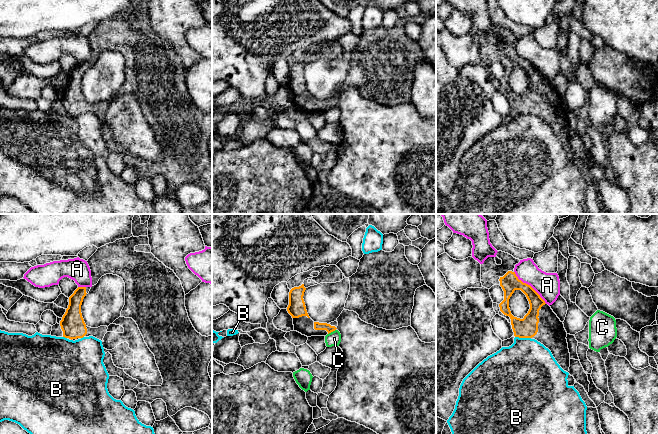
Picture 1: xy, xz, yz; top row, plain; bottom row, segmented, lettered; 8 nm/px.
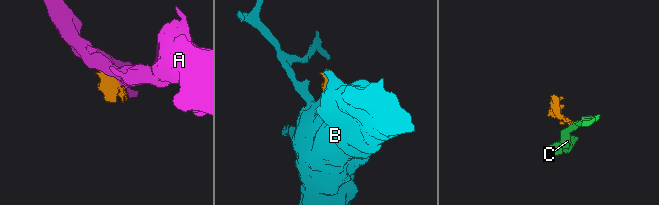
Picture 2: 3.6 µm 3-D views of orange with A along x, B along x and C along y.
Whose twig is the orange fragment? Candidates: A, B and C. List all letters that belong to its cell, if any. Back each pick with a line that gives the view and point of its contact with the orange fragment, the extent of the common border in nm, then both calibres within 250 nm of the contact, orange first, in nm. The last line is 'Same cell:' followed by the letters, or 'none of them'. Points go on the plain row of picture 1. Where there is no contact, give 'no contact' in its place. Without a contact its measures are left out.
Same cell: none of them

